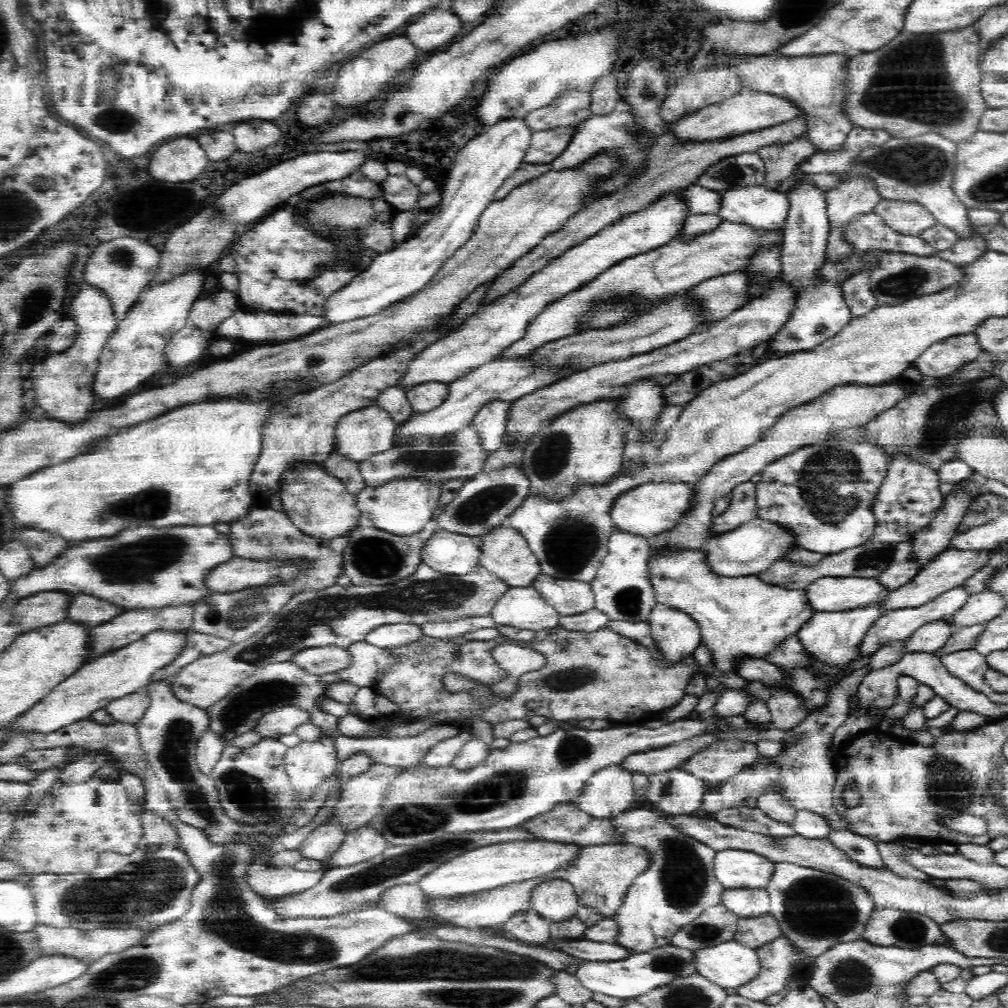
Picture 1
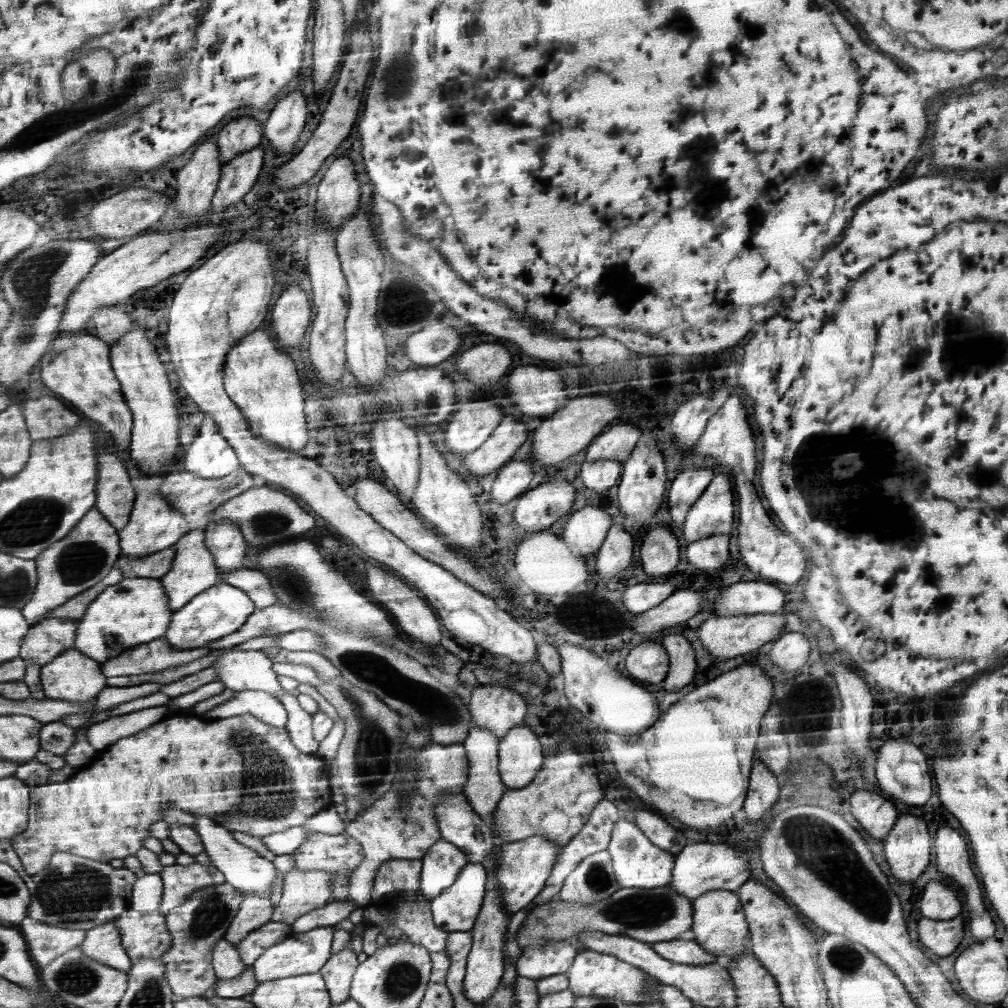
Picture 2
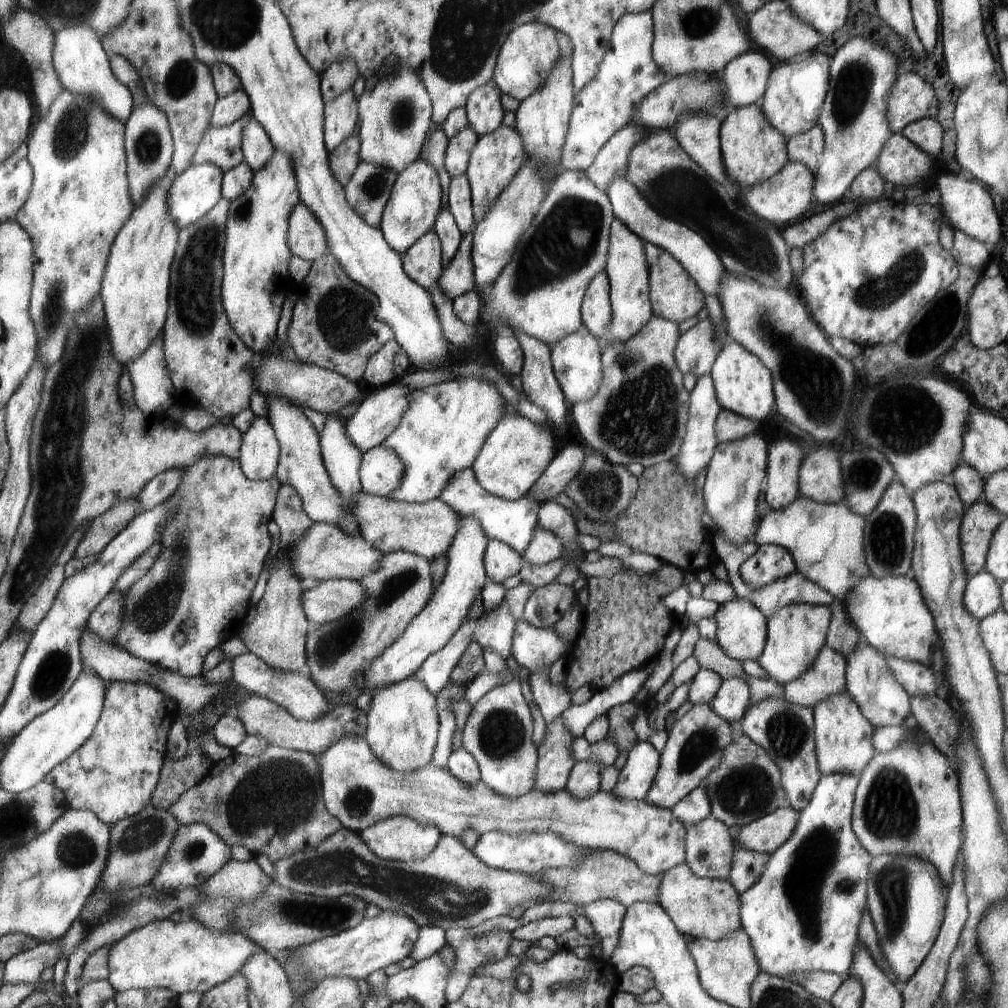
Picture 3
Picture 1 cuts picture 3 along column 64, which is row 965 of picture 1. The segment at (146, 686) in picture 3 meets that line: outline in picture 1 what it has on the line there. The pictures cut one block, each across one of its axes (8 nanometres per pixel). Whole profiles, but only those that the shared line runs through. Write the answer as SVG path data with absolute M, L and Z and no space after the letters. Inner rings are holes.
M783 936L757 952L762 960L760 976L736 992L748 1000L765 1002L768 996L778 992L785 983L795 981L790 968L790 964L795 961L795 954L792 954L791 945Z

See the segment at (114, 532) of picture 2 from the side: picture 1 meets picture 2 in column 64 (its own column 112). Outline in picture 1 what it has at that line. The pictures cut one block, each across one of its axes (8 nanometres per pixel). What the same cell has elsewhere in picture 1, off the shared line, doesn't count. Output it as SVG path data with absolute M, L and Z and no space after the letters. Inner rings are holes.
M212 525L181 526L176 529L140 527L124 531L110 540L90 541L78 548L70 545L66 554L58 557L51 565L30 571L28 576L12 582L11 590L20 598L45 592L82 593L116 605L125 612L191 607L213 596L214 592L208 585L213 570L236 556L229 536L214 530Z

